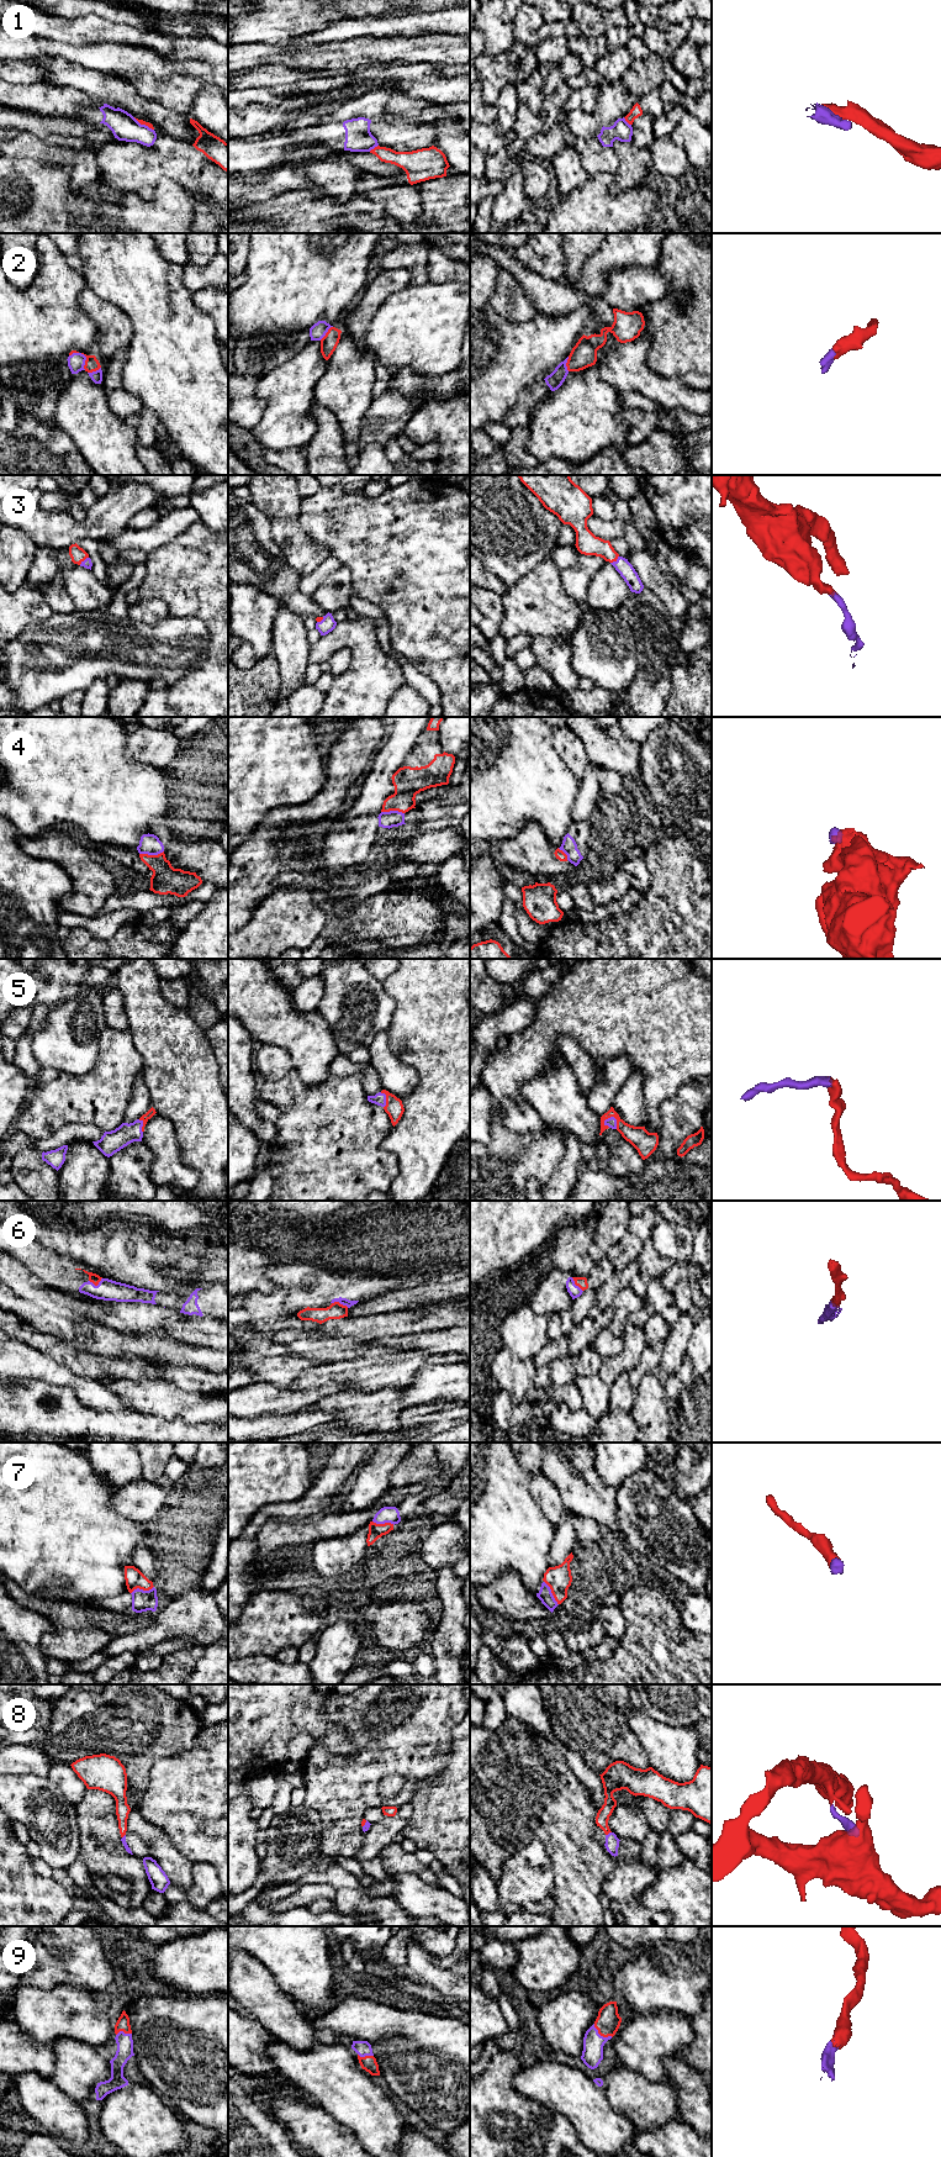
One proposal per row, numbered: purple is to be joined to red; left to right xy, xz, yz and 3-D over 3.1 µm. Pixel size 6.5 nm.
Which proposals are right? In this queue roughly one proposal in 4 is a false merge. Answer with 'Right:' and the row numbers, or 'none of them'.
Right: 2, 3, 4, 5, 6, 7, 8, 9

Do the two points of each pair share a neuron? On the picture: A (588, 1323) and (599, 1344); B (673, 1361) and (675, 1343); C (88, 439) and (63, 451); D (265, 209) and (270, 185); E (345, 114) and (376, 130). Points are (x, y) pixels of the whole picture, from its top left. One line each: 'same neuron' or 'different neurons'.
A: different neurons
B: same neuron
C: different neurons
D: different neurons
E: different neurons

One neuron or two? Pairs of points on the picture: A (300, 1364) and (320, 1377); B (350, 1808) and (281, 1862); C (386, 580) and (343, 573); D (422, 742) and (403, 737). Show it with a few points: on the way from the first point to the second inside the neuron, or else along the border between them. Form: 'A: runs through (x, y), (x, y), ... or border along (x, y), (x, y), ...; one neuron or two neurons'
A: border along (318, 1365), (306, 1369), (287, 1386); two neurons
B: border along (320, 1821), (320, 1851), (322, 1855); two neurons
C: border along (342, 565), (350, 573), (350, 586), (353, 589); two neurons
D: border along (426, 729), (419, 734), (412, 749); two neurons

